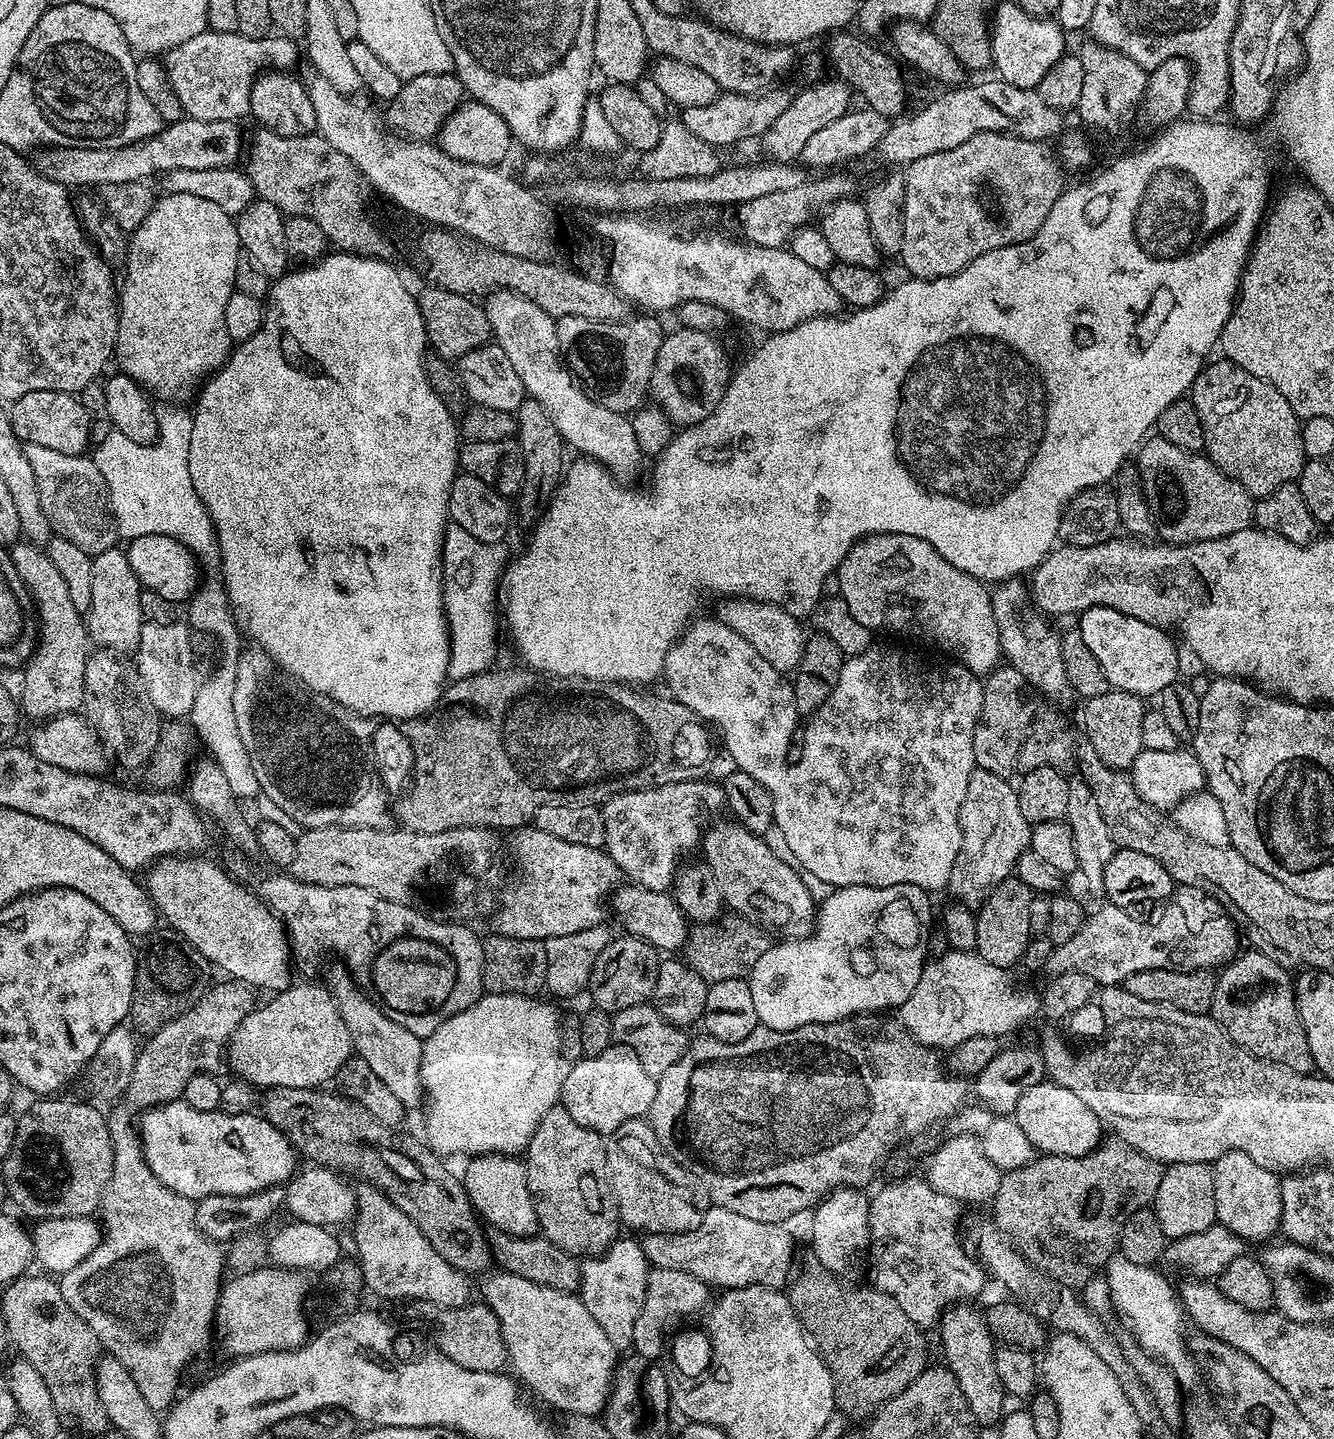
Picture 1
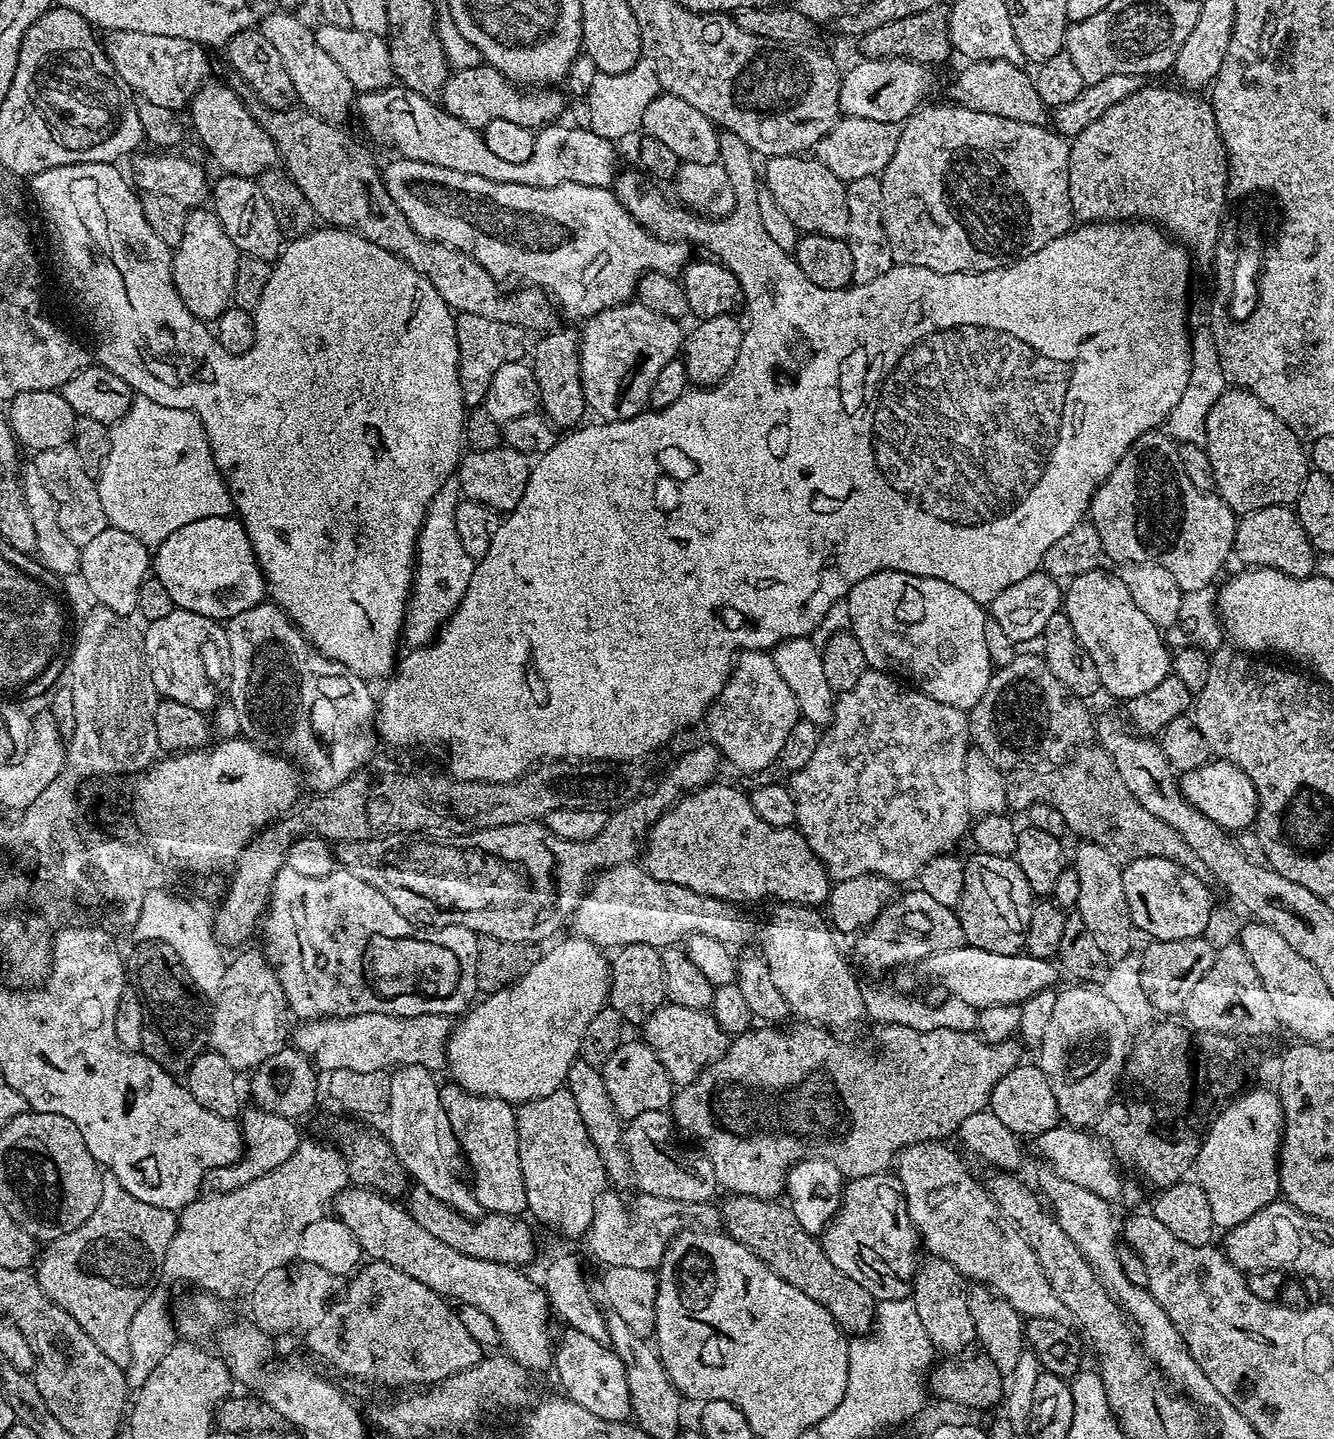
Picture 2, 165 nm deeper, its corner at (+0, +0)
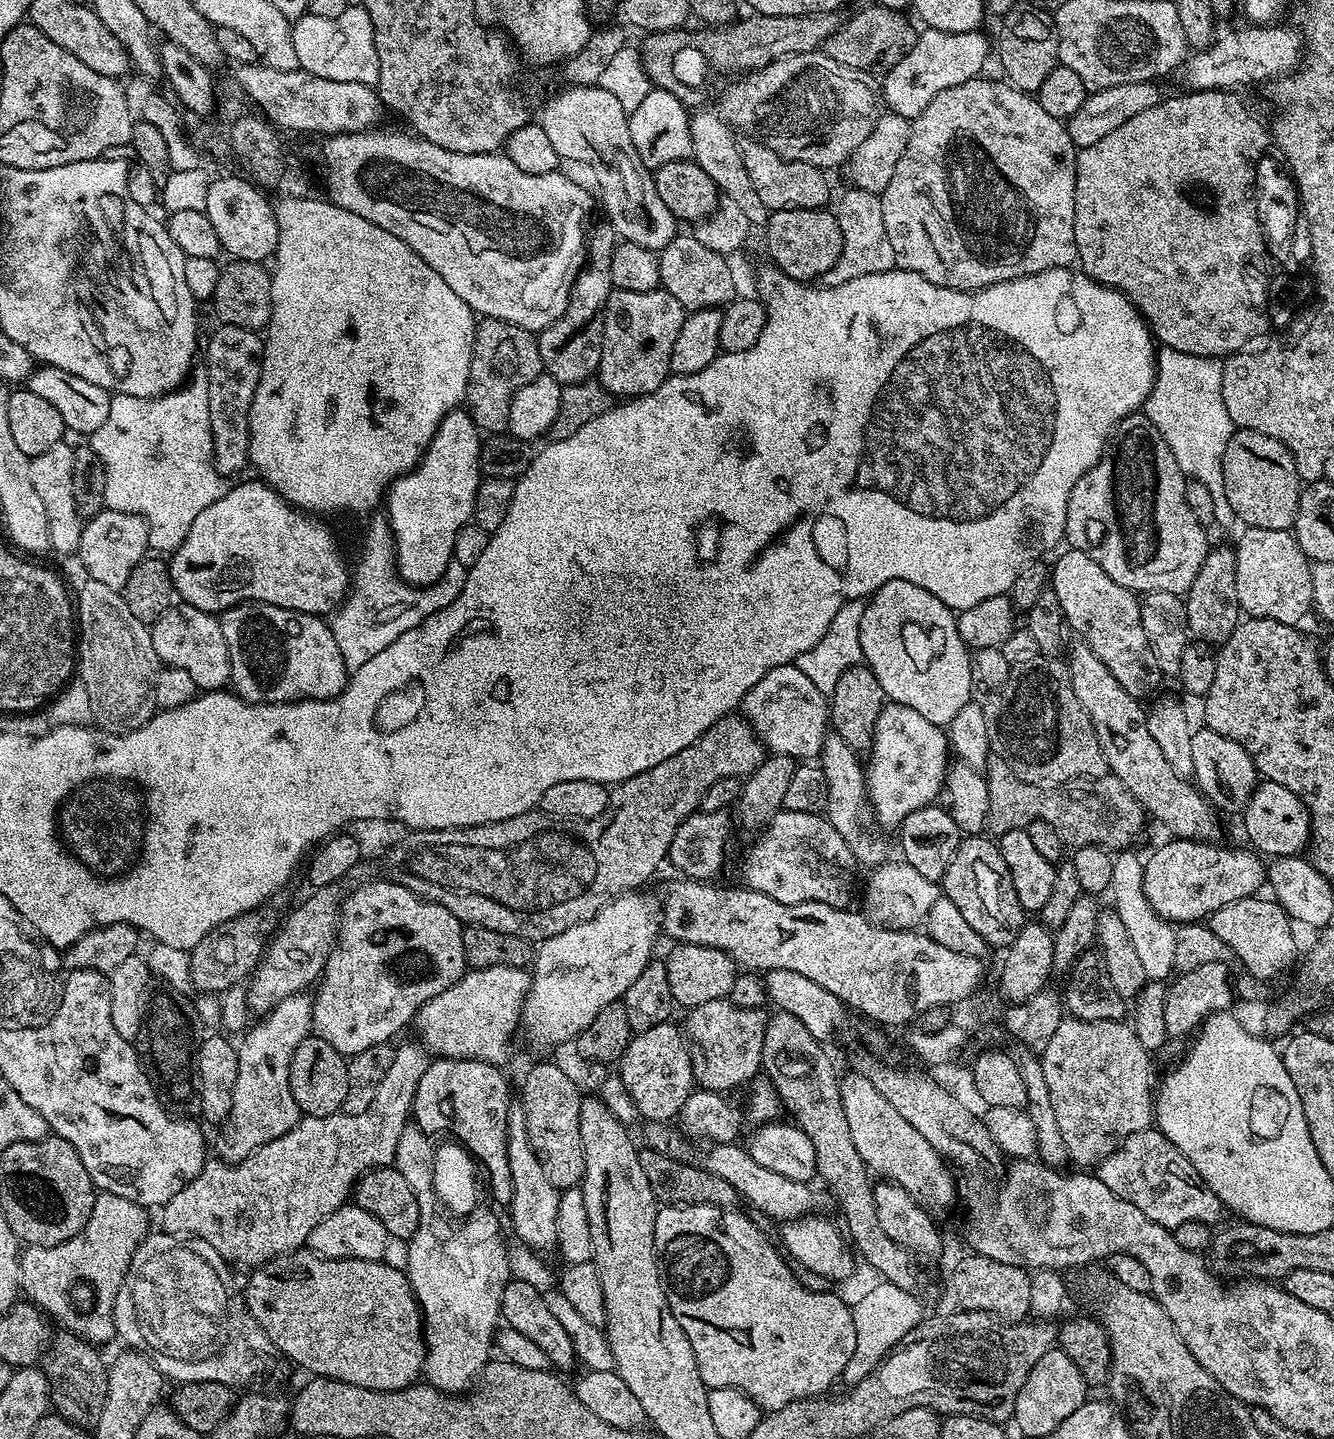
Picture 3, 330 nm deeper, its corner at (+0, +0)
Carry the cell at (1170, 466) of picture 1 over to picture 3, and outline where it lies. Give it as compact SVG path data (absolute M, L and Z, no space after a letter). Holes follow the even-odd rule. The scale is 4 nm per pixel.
M1131 415L1116 425L1104 445L1100 460L1090 466L1078 482L1074 482L1074 490L1070 490L1070 502L1066 506L1064 534L1071 547L1094 558L1094 562L1098 562L1098 566L1118 582L1118 586L1126 586L1137 594L1184 594L1206 558L1210 541L1204 533L1207 532L1205 525L1200 524L1194 514L1190 514L1190 506L1186 506L1186 477L1178 462L1174 462L1170 446L1166 446L1162 434L1158 434L1153 424L1136 419L1140 418Z

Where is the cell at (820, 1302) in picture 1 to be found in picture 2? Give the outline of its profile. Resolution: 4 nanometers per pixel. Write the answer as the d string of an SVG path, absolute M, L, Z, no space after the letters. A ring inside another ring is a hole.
M753 1196L727 1197L728 1201L721 1206L724 1215L723 1227L729 1236L738 1243L747 1246L751 1252L773 1268L790 1286L794 1286L806 1298L814 1298L834 1317L836 1323L848 1334L864 1334L873 1327L876 1318L877 1299L871 1296L854 1278L846 1278L830 1258L826 1258L824 1245L819 1239L806 1230L802 1230L798 1218L794 1218L787 1203L775 1199L759 1200Z

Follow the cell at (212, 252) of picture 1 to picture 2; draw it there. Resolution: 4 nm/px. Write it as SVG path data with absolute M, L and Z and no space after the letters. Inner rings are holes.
M189 211L182 242L172 253L172 281L182 302L198 319L214 322L232 304L234 270L238 270L241 255L222 230L215 212Z

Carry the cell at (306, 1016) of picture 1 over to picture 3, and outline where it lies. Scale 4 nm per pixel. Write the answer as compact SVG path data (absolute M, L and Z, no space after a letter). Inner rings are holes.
M490 966L465 971L461 980L454 982L442 994L430 998L416 1011L414 1029L420 1037L419 1043L433 1057L446 1060L481 1060L487 1064L504 1066L512 1052L512 1035L522 1024L524 1000L528 996L530 976L523 968L514 966Z

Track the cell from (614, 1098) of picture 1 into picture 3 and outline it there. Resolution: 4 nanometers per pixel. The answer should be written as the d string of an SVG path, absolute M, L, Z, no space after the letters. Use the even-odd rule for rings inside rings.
M665 1022L635 1033L619 1058L618 1075L632 1105L641 1117L645 1116L645 1121L668 1122L671 1116L679 1117L686 1098L694 1091L688 1041L683 1031L672 1022Z

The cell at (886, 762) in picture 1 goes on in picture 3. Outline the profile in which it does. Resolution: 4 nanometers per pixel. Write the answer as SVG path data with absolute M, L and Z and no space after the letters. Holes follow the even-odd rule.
M888 702L878 714L872 735L872 747L868 749L866 759L868 764L866 760L864 785L867 788L868 802L872 806L872 815L881 829L896 830L906 817L914 814L914 810L929 807L935 801L932 799L938 794L941 795L945 787L945 773L950 767L948 733L941 725L922 718L918 710L910 710L910 706Z

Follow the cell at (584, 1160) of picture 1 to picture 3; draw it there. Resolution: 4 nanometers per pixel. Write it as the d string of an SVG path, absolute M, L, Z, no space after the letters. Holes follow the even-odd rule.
M536 1064L524 1076L518 1103L524 1107L530 1146L546 1170L546 1178L563 1190L581 1183L584 1175L584 1151L580 1145L580 1102L582 1093L556 1064Z

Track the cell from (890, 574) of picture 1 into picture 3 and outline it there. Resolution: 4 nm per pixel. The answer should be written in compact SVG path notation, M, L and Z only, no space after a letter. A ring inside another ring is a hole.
M891 580L867 597L860 627L863 663L874 674L874 678L878 678L878 686L882 686L885 697L891 703L918 710L922 718L941 726L947 726L954 714L958 714L958 710L962 710L962 706L973 699L974 660L969 645L960 637L956 617L957 613L934 598L930 590L914 586L914 582Z

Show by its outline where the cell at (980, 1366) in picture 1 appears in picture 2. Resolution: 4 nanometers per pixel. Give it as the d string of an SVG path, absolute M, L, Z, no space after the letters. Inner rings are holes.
M928 1258L925 1264L923 1261L916 1269L910 1288L910 1299L918 1310L922 1326L926 1326L926 1334L930 1334L933 1349L940 1351L941 1348L944 1354L964 1354L969 1351L967 1348L971 1344L977 1343L974 1318L970 1318L968 1305L969 1285L966 1277L950 1266L950 1262L939 1258Z

